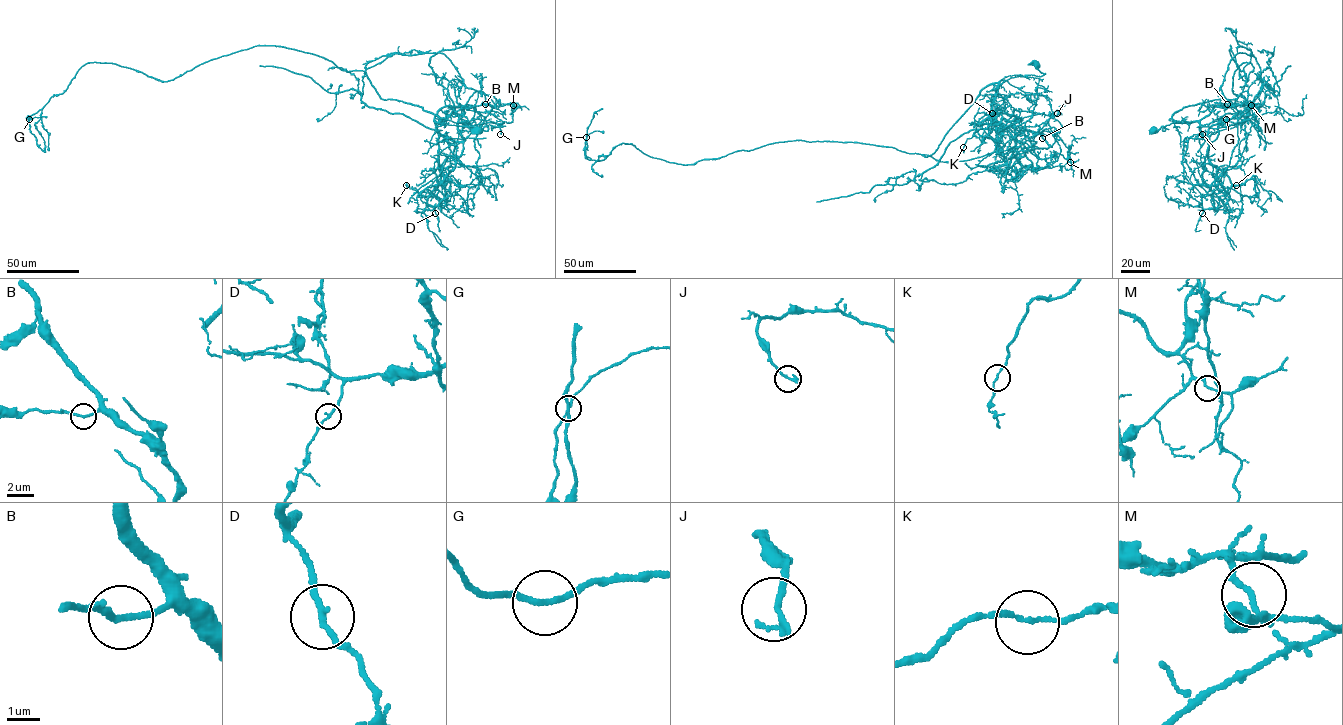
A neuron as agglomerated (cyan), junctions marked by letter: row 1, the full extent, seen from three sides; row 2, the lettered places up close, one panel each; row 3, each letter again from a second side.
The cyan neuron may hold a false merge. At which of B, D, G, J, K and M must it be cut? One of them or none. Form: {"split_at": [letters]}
{"split_at": ["M"]}

